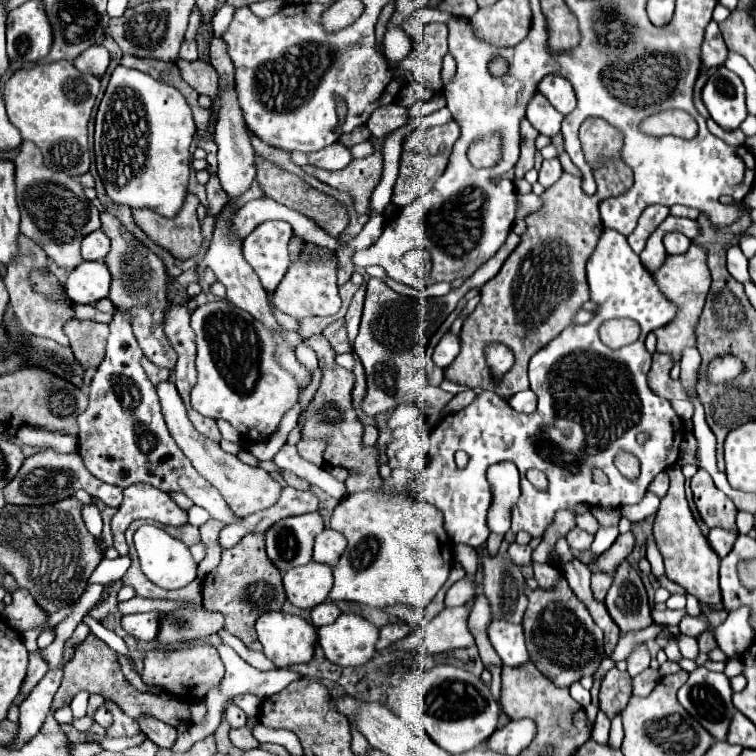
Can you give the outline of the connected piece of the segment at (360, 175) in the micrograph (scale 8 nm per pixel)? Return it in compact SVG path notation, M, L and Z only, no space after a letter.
M386 136L384 138L372 138L374 152L366 158L352 160L342 170L330 172L330 170L322 170L322 168L316 168L316 166L302 166L302 170L306 174L318 178L320 182L332 186L332 188L348 192L356 212L368 214L368 202L370 202L370 196L372 196L372 190L378 186L378 182L382 178L382 168L384 168L382 148L384 148L384 142L386 142Z

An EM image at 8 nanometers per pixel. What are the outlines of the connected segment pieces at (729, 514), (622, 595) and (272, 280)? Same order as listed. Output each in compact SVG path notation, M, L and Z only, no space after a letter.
M698 470L698 474L692 476L690 488L694 492L694 502L700 516L710 528L724 526L728 530L736 530L734 518L738 510L734 502L714 486L712 478L704 470Z
M628 560L622 562L622 566L618 566L618 570L614 572L614 580L612 580L612 586L606 596L606 608L622 632L650 626L650 606L646 606L646 598L648 596L646 596L644 584L640 580L640 574L630 566Z
M282 220L264 222L256 228L256 244L252 244L252 260L248 264L260 276L266 292L276 290L290 266L288 242L292 236L292 226Z

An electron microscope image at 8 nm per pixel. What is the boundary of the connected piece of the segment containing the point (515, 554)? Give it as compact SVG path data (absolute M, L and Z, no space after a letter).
M512 542L510 548L508 548L508 556L510 556L510 560L514 564L524 566L524 564L528 564L532 560L532 548L530 546L520 546L520 544Z

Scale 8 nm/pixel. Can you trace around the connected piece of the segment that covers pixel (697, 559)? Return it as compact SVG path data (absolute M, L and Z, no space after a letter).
M678 464L670 466L666 470L670 474L670 488L668 494L660 502L660 510L654 520L654 536L658 542L658 550L662 552L666 576L680 584L686 592L694 594L704 604L720 604L722 592L720 592L720 558L714 556L714 550L706 538L706 534L700 530L700 524L696 522L690 504L686 500L684 492L684 474Z

